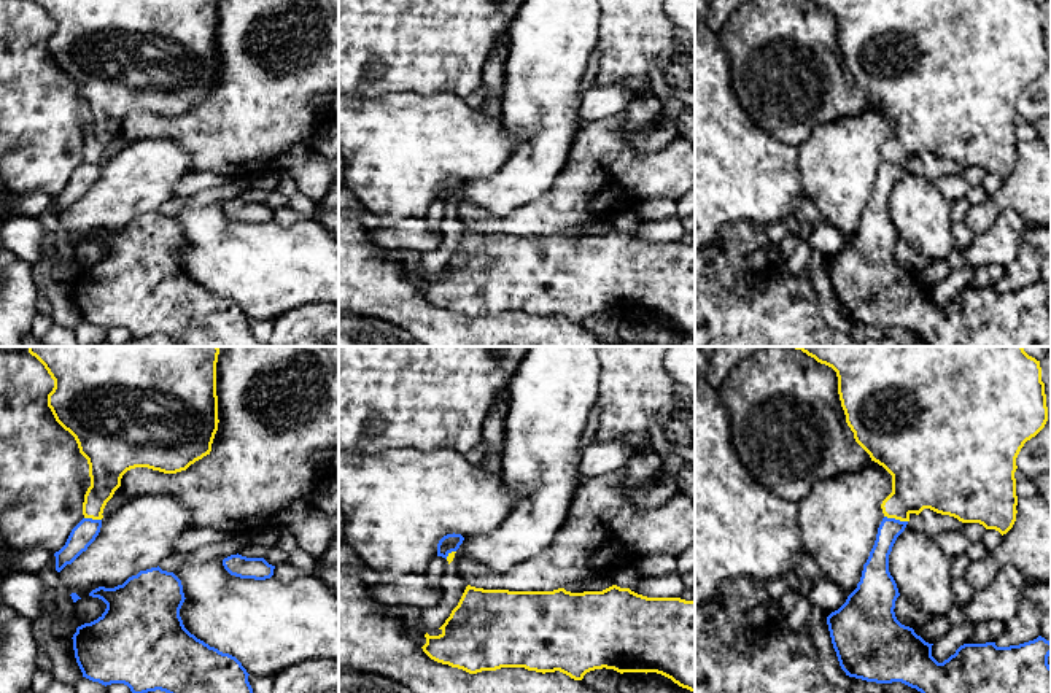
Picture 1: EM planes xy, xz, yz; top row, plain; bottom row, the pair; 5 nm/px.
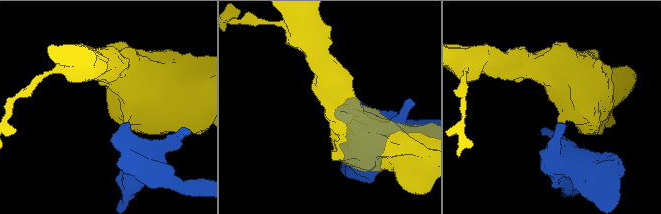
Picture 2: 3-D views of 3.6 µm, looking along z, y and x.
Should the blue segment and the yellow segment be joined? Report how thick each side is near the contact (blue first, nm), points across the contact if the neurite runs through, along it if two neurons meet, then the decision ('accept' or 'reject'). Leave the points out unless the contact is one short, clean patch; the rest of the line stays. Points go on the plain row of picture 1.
calibres 120 and 300 nm; border yz (884, 159), (907, 166); reject

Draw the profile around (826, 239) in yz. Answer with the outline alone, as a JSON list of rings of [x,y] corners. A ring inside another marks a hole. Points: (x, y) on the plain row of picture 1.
[[[822,221],[809,237],[808,243],[812,250],[817,250],[828,261],[832,256],[838,254],[847,243],[847,238],[840,234],[840,230],[828,221]]]

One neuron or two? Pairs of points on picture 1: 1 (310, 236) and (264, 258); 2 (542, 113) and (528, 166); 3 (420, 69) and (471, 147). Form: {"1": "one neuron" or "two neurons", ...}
{"1": "one neuron", "2": "one neuron", "3": "two neurons"}

